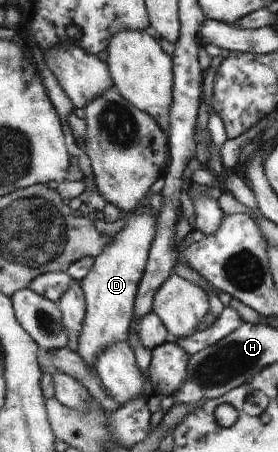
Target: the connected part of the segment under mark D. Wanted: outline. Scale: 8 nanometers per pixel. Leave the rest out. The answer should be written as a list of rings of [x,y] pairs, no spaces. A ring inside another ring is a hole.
[[[150,207],[127,216],[127,222],[120,232],[111,240],[111,246],[95,257],[95,264],[89,274],[80,280],[81,290],[85,296],[86,313],[77,338],[77,354],[95,370],[97,358],[109,346],[118,342],[127,342],[130,337],[134,318],[134,302],[137,300],[138,288],[145,276],[150,249],[157,234],[157,212]]]

